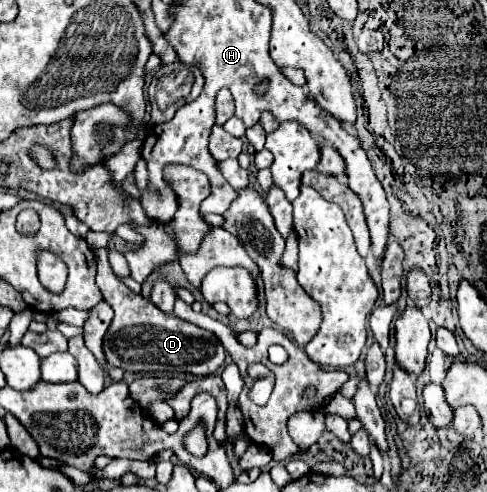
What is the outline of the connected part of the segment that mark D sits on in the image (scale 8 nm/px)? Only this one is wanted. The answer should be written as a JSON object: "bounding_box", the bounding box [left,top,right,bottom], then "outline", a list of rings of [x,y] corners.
{"bounding_box":[96,249,226,377],"outline":[[[96,249],[98,273],[96,283],[104,295],[104,301],[114,309],[114,319],[104,335],[104,357],[110,367],[124,371],[182,371],[196,377],[212,375],[226,357],[224,347],[210,331],[204,331],[174,315],[162,313],[152,301],[130,291],[112,271],[108,263],[108,249]]]}

